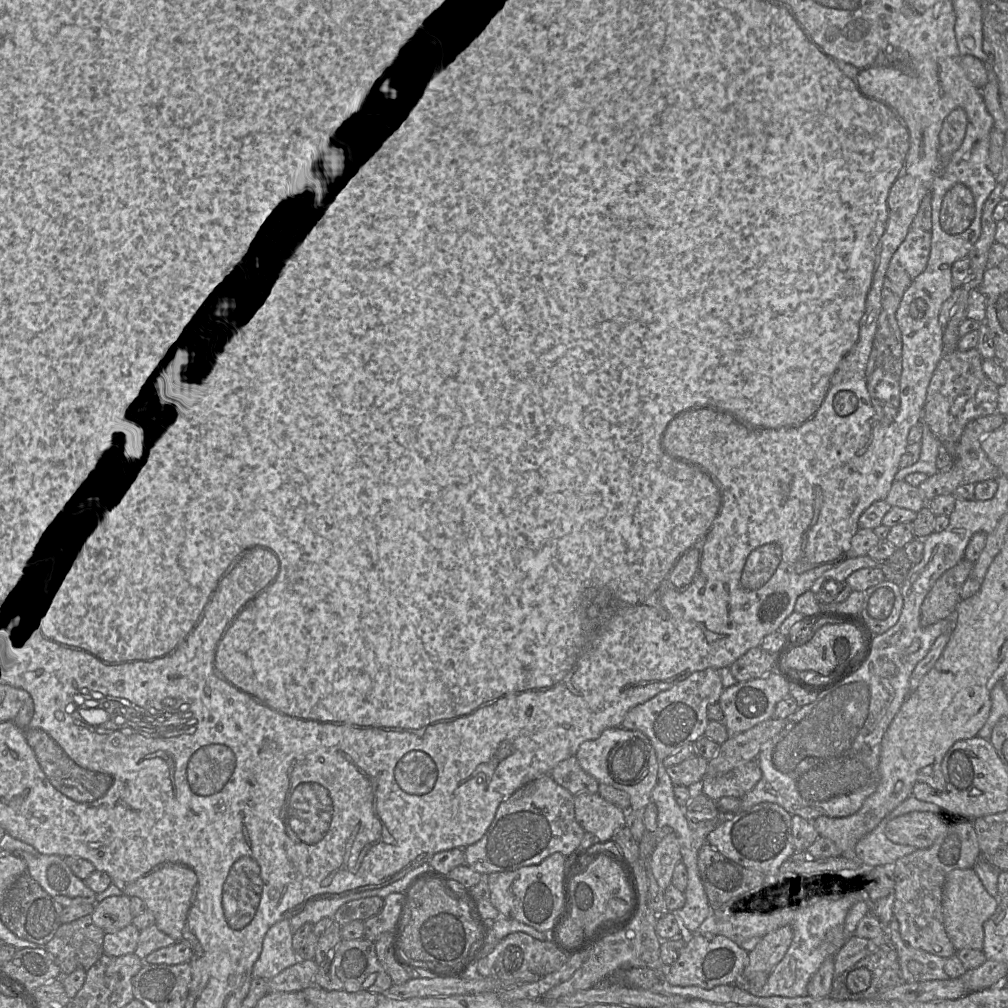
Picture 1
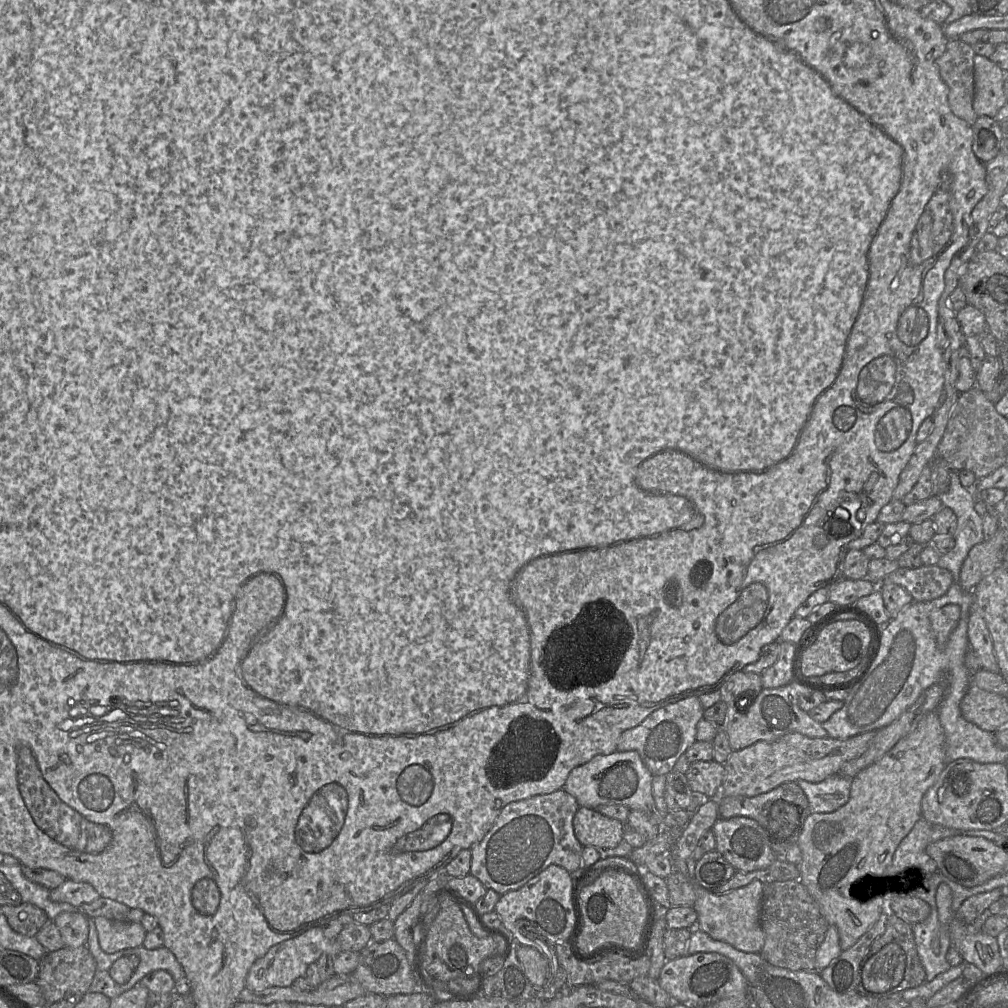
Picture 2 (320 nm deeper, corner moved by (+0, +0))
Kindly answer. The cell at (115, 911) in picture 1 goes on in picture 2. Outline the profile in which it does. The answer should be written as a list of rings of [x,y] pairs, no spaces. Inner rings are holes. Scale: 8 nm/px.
[[[99,916],[93,919],[101,949],[109,954],[143,945],[146,930],[140,922],[127,923]]]

